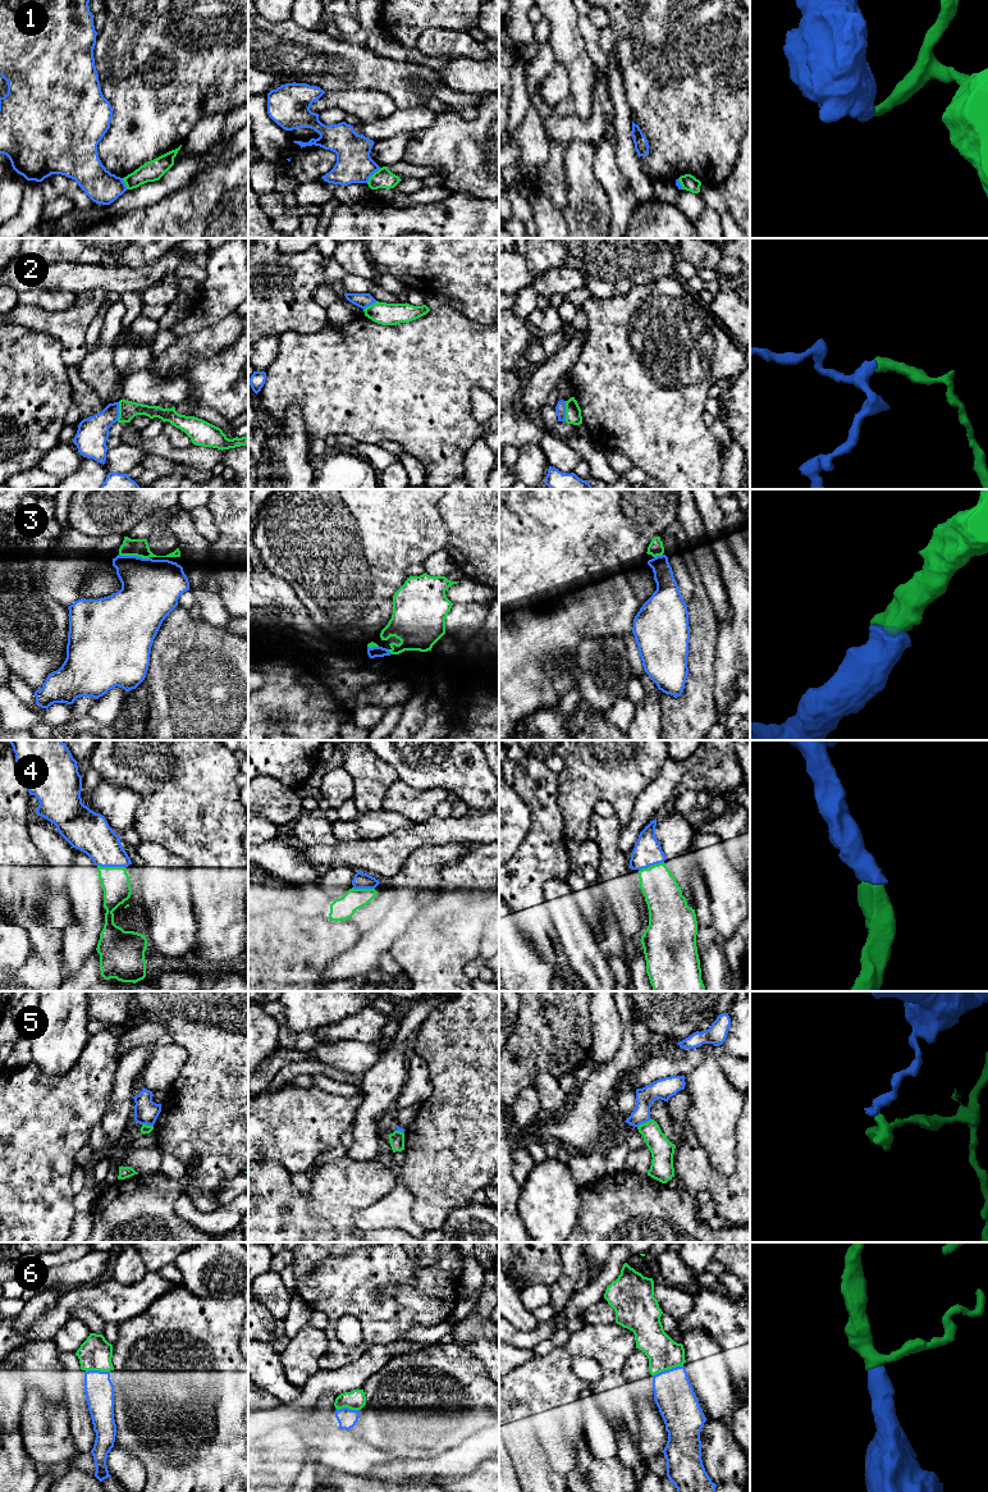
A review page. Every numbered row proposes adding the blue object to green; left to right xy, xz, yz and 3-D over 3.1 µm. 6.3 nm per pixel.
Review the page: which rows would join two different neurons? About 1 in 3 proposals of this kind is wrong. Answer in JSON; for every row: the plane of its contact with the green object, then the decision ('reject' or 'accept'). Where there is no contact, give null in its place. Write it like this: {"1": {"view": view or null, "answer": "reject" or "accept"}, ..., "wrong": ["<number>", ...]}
{"1": {"view": "xz", "answer": "reject"}, "2": {"view": "yz", "answer": "reject"}, "3": {"view": "xy", "answer": "accept"}, "4": {"view": "xy", "answer": "accept"}, "5": {"view": "yz", "answer": "reject"}, "6": {"view": "yz", "answer": "accept"}, "wrong": ["1", "2", "5"]}

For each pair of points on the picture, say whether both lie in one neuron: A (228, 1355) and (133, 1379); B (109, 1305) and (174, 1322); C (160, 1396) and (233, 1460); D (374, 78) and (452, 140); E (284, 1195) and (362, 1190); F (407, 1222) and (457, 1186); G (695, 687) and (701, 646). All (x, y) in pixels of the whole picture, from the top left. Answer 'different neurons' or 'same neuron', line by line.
A: same neuron
B: different neurons
C: same neuron
D: different neurons
E: same neuron
F: different neurons
G: same neuron

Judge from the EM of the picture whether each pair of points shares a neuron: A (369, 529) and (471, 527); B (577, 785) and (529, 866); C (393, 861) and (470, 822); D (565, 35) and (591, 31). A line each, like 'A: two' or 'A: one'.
A: two
B: two
C: one
D: two

